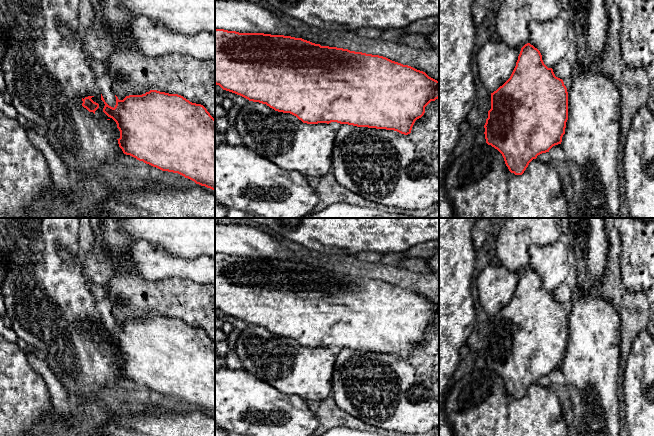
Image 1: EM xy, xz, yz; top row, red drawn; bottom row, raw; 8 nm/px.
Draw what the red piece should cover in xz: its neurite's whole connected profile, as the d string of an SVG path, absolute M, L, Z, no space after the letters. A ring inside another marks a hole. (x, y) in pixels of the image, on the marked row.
M215 29L215 84L249 101L266 104L278 112L290 113L303 123L337 122L357 127L411 133L425 107L439 98L439 81L411 66L379 55L321 46L302 38L264 33L239 33Z

